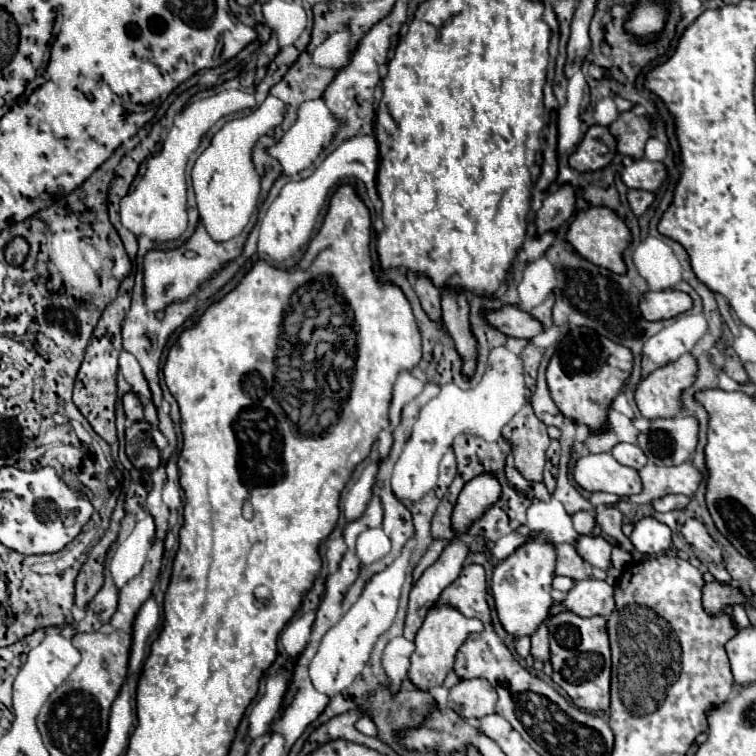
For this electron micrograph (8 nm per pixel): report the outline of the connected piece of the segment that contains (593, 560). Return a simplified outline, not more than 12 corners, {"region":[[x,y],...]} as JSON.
{"region":[[579,535],[575,549],[589,565],[611,567],[603,537]]}

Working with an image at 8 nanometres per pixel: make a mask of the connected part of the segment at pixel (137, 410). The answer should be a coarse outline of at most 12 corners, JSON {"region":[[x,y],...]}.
{"region":[[133,391],[123,395],[129,419],[143,419],[143,405]]}

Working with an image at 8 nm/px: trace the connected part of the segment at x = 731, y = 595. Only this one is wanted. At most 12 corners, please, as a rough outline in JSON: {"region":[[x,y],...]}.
{"region":[[711,581],[703,587],[703,607],[719,613],[743,605],[741,589]]}

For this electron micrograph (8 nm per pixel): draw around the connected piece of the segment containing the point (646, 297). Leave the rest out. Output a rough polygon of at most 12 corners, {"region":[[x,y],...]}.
{"region":[[647,291],[639,309],[647,321],[671,319],[689,311],[683,291]]}

